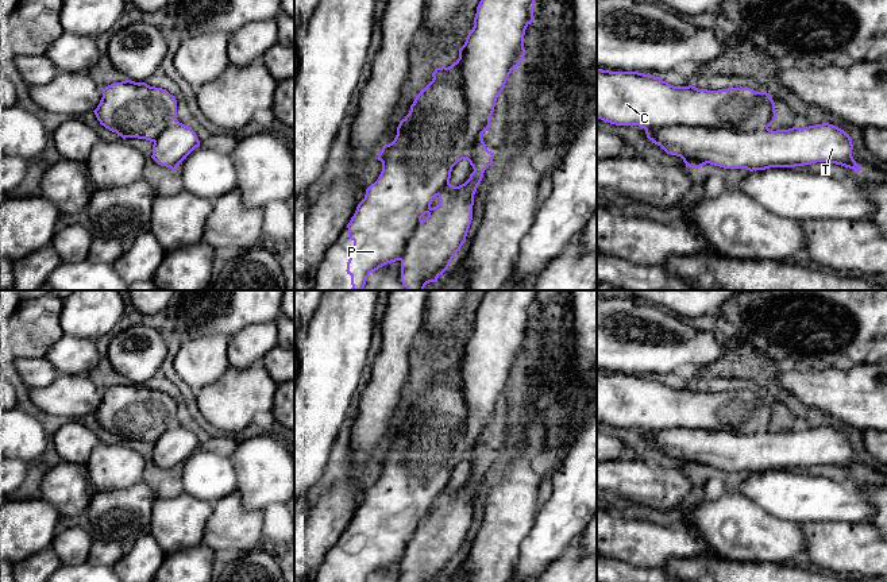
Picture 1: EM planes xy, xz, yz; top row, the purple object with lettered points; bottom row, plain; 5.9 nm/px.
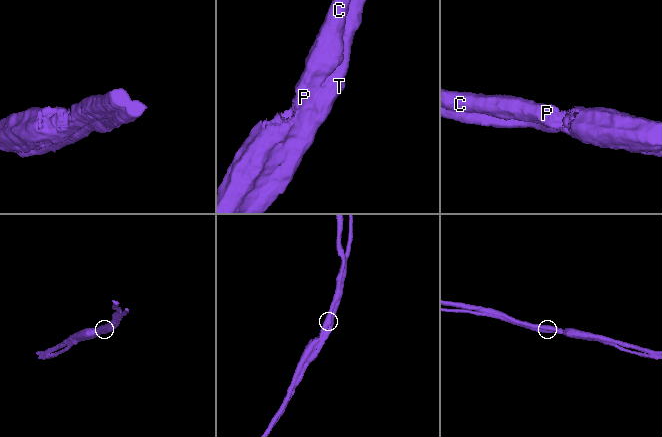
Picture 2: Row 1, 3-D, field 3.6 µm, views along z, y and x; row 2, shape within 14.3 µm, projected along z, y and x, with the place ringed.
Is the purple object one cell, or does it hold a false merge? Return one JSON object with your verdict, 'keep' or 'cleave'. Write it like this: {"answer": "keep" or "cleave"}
{"answer": "keep"}

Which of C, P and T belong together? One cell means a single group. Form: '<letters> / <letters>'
C P T

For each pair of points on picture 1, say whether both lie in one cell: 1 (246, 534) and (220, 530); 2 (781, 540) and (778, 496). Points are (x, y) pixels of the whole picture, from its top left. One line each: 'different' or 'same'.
1: same
2: different

